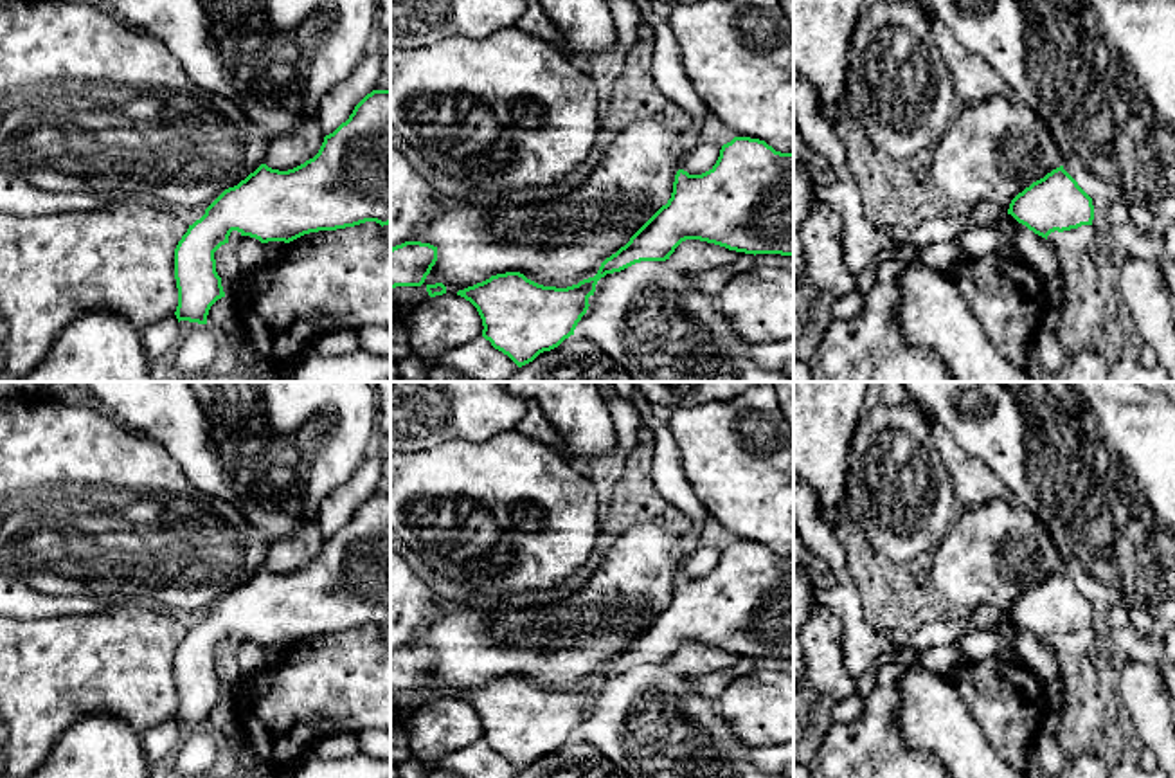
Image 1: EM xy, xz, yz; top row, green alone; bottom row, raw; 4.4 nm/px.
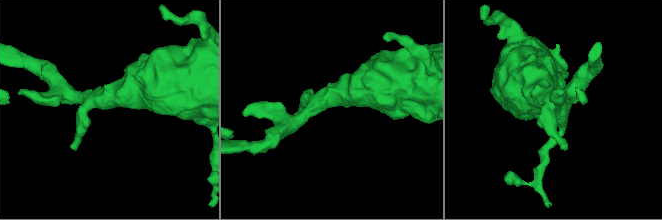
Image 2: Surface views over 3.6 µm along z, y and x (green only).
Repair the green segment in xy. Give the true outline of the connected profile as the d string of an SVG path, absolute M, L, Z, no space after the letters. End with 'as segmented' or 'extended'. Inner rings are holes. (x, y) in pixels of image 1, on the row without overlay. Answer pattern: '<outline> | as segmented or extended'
M372 493L349 522L324 540L318 556L304 567L279 574L261 567L238 589L225 593L205 618L189 629L175 652L178 692L176 722L207 728L211 710L225 701L214 656L232 634L261 647L290 647L304 638L376 625L390 627L390 493Z | as segmented

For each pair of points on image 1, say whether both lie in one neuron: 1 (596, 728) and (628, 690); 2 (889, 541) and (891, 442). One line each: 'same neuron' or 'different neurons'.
1: same neuron
2: same neuron

